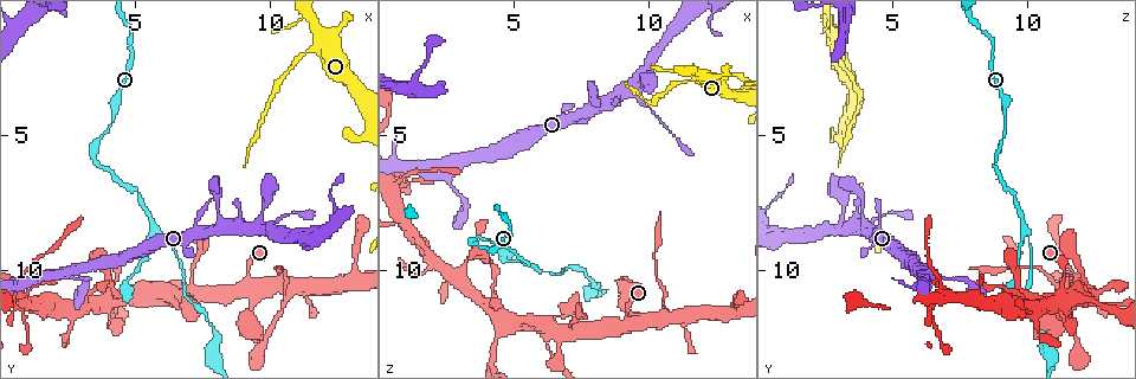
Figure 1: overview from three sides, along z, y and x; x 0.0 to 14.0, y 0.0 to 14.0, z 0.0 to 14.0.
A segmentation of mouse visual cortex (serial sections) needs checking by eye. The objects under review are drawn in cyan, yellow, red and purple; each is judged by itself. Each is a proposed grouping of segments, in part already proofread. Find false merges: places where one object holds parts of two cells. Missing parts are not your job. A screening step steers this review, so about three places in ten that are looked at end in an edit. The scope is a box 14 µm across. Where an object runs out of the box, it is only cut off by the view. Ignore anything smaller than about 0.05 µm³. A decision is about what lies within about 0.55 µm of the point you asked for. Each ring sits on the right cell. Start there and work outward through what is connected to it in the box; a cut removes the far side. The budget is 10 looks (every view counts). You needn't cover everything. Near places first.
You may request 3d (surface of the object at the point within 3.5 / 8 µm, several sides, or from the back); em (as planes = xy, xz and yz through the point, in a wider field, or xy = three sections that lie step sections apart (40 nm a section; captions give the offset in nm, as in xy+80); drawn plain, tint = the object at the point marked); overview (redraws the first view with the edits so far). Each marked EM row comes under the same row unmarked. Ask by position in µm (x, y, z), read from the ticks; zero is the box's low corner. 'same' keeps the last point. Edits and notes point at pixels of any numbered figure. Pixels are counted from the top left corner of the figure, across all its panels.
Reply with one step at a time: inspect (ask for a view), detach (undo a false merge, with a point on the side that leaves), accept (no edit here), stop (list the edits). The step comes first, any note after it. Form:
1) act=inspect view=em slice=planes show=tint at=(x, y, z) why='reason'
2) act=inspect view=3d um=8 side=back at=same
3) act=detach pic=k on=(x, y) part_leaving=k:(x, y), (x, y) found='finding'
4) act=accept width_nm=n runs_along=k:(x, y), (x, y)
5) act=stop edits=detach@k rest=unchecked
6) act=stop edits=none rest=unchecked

act=inspect view=3d um=3.5 at=(5.7, 8.2, 9.9) why='a fork'

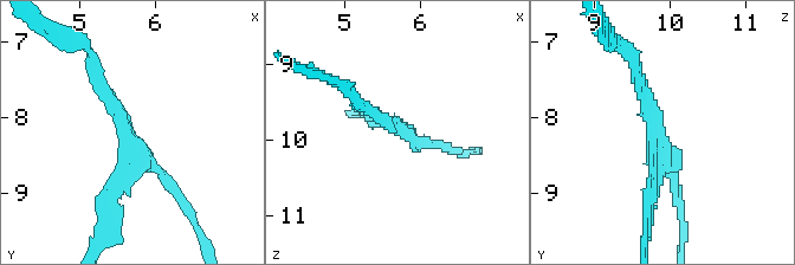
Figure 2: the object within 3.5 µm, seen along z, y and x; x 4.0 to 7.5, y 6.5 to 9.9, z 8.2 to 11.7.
act=inspect view=em slice=xy step=3 show=tint at=(5.70, 8.30, 9.80) why='shape alone is not enough'

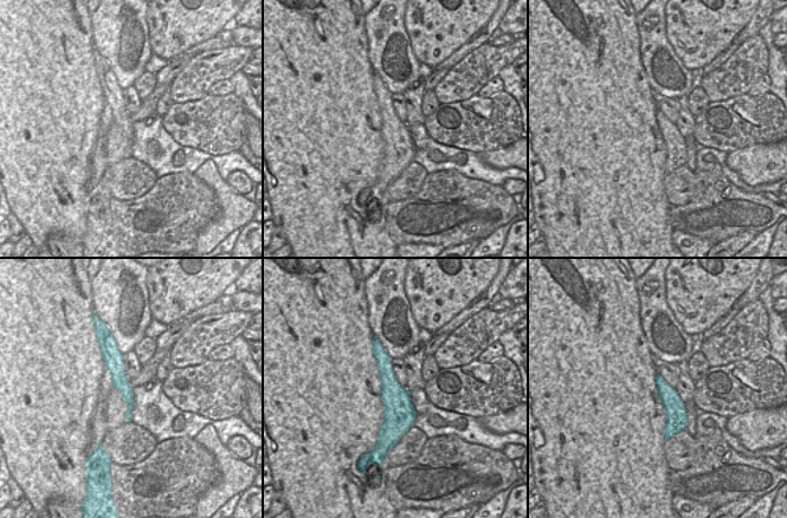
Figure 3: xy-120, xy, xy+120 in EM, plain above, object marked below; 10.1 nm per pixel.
act=accept runs_along=2:(95, 72), (179, 196) found='all the same cell'

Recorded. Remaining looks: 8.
act=inspect view=3d um=3.5 at=(10.8, 10.8, 11.8) why='abrupt turn'

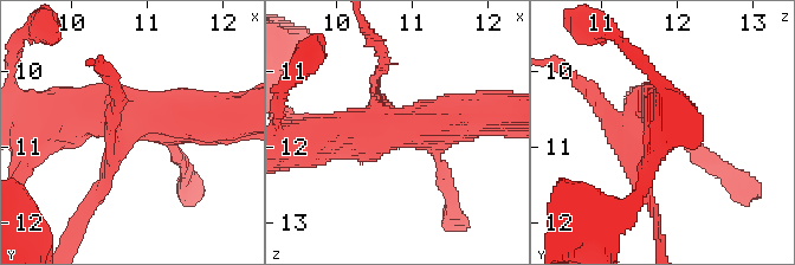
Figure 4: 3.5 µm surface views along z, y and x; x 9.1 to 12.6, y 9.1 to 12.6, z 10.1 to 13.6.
act=inspect view=em slice=xy step=2 show=tint at=(10.70, 10.80, 11.70) arms=4 arm_widths_nm=150,200,600,600 why='shape alone is not enough'

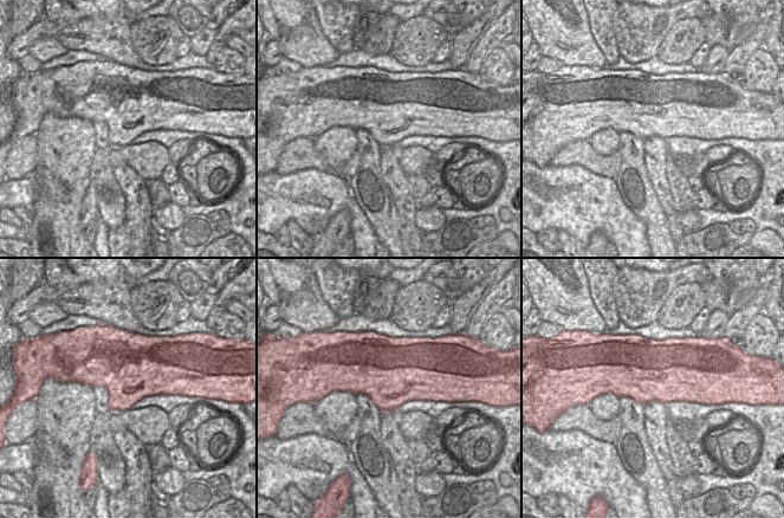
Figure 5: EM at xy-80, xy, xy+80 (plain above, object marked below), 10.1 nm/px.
act=detach pic=4 on=(386, 60) part_leaving=4:(374, 91), (385, 58), (369, 31) found='a second cell is stuck on'

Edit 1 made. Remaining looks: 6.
act=inspect view=overview

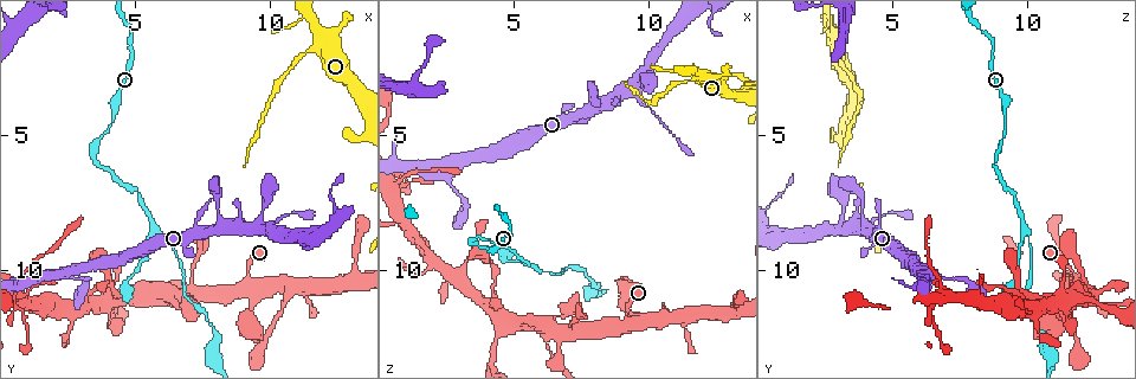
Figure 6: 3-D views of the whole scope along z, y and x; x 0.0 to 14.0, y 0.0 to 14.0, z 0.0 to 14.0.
act=inspect view=3d um=3.5 at=(4.7, 11.1, 12.1)

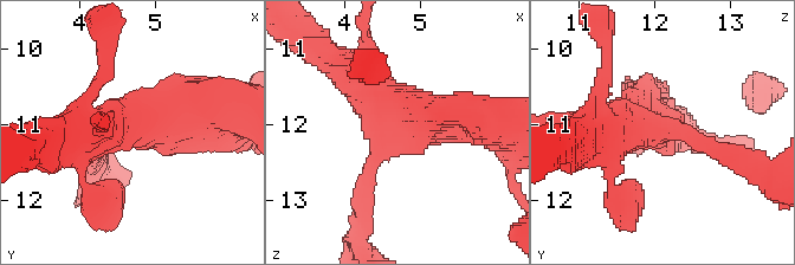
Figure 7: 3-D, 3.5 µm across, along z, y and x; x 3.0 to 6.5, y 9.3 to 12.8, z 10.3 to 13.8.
act=inspect view=em slice=xy step=5 show=tint at=(4.70, 11.05, 12.10) why='shape alone is not enough'

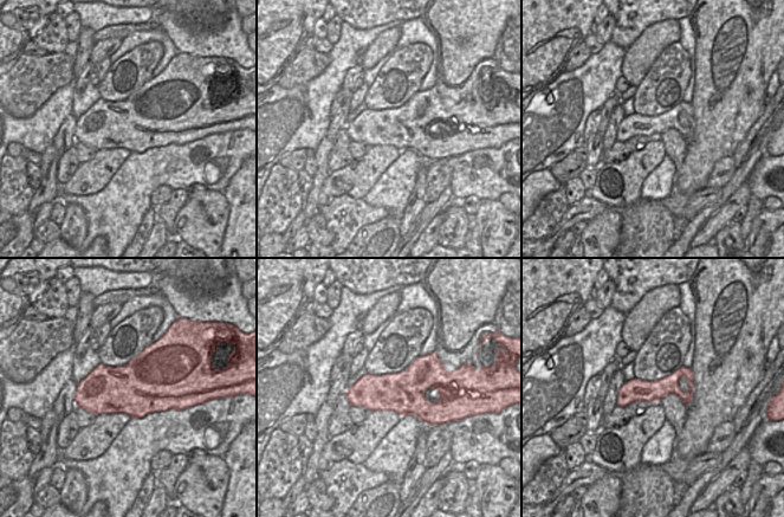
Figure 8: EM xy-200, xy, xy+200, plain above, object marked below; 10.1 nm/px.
act=inspect view=em slice=xy step=1 show=tint at=same why='cut it another way'

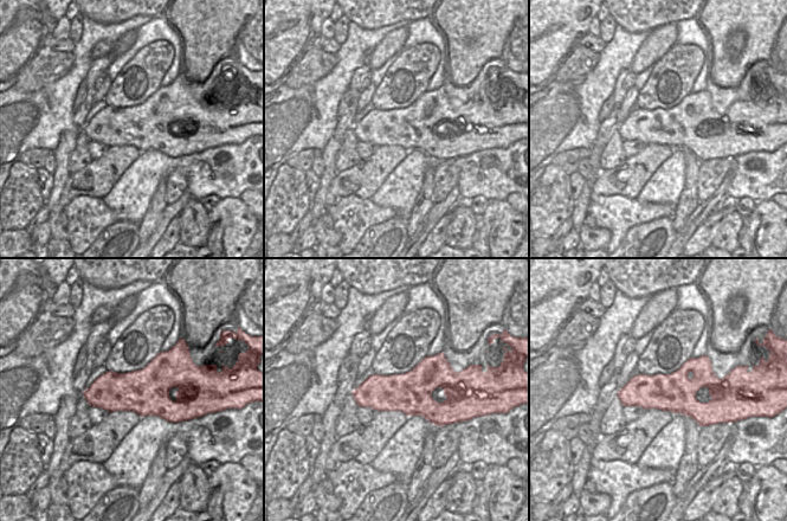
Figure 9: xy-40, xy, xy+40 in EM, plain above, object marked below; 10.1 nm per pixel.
act=accept runs_along=7:(476, 129), (402, 111), (337, 63) found='one cell here'

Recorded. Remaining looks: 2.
act=inspect view=3d um=3.5 at=(0.9, 11.7, 6.5) why='a narrow waist'

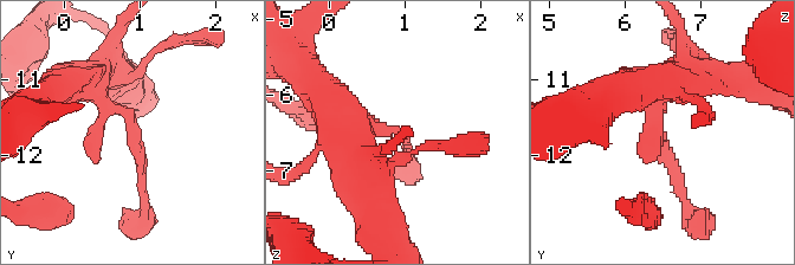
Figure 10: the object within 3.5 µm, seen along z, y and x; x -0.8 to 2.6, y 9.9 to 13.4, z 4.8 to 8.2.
act=inspect view=em slice=xy step=5 show=tint at=(0.95, 11.75, 6.50)

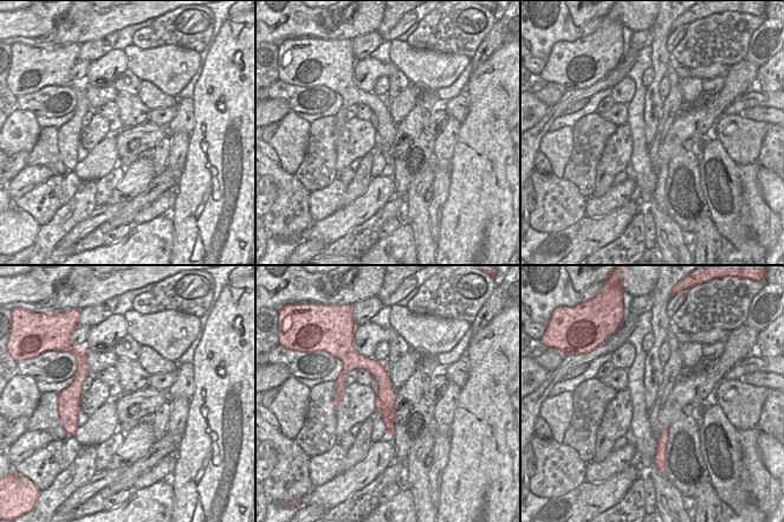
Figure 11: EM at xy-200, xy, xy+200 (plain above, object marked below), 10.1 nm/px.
act=accept width_nm=220 runs_along=10:(91, 77), (131, 121), (146, 207) found='all the same cell'

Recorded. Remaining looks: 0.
act=stop edits=detach@4 rest=unchecked

